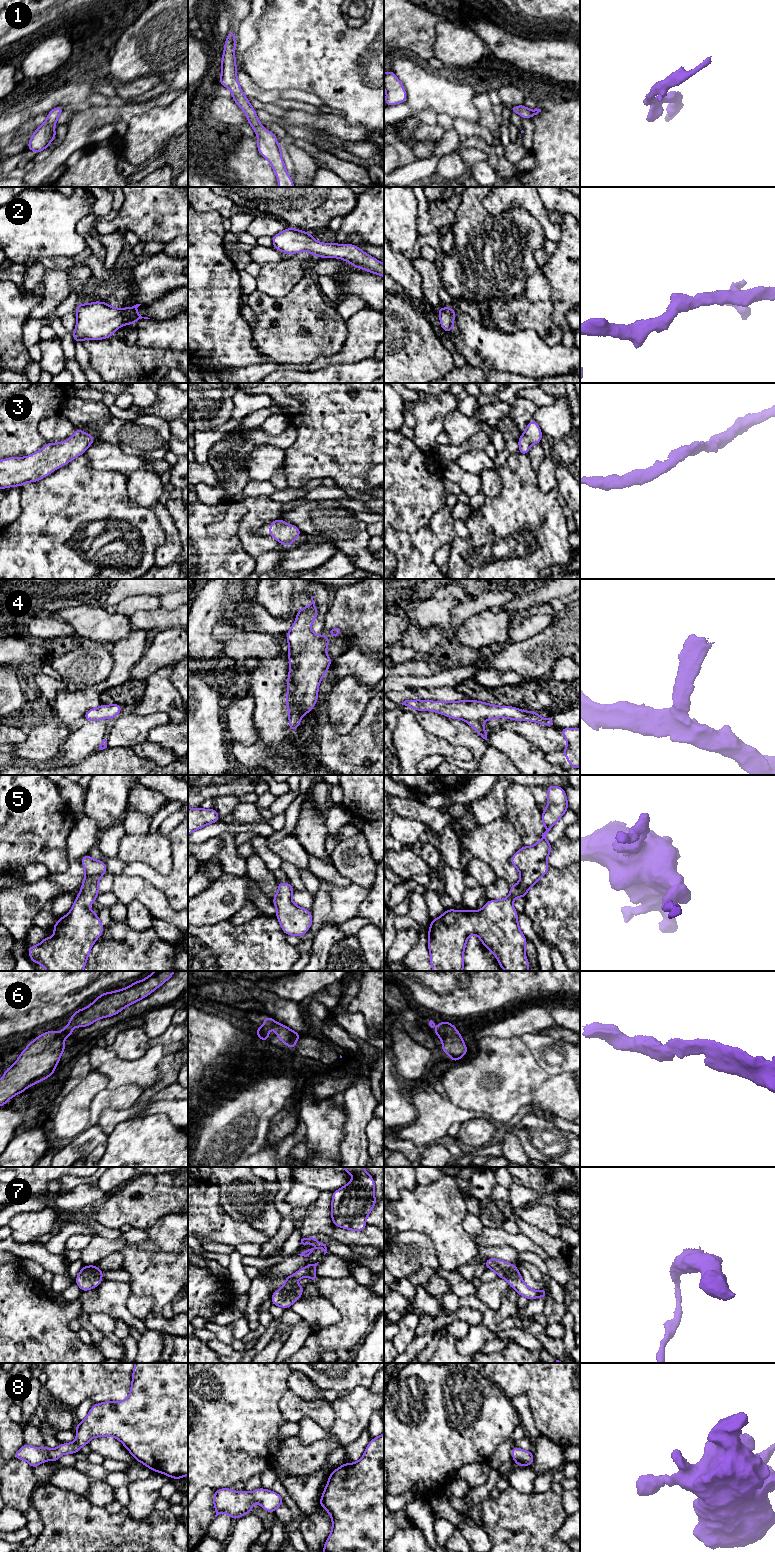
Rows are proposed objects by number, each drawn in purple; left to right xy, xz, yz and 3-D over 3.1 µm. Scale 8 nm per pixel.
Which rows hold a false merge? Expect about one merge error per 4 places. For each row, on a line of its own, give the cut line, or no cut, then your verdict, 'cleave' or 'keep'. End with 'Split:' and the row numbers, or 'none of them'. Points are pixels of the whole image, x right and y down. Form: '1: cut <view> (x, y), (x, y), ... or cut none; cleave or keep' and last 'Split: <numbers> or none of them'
1: cut none; keep
2: cut none; keep
3: cut none; keep
4: cut none; keep
5: cut none; keep
6: cut none; keep
7: cut none; keep
8: cut none; keep
Split: none of them

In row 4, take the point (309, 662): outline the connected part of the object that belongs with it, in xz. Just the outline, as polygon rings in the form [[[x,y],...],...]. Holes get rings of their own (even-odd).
[[[314,596],[311,597],[312,602],[298,610],[296,613],[296,621],[286,633],[286,640],[289,645],[289,651],[287,657],[290,659],[289,662],[289,675],[287,677],[287,686],[289,690],[285,694],[285,700],[288,707],[288,718],[289,718],[289,732],[293,732],[295,729],[300,727],[301,718],[309,713],[315,706],[319,695],[318,687],[324,675],[327,673],[329,665],[332,663],[333,659],[326,654],[326,649],[330,643],[329,639],[321,632],[319,636],[316,636],[311,631],[311,624],[318,616],[318,609],[314,603]]]

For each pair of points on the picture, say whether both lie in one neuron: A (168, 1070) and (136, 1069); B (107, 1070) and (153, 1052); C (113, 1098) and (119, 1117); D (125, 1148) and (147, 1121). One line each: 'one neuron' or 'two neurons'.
A: two neurons
B: one neuron
C: two neurons
D: one neuron

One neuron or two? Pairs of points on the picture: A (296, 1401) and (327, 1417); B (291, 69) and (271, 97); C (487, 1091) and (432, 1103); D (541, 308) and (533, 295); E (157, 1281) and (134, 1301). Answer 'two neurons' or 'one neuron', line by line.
A: one neuron
B: two neurons
C: two neurons
D: two neurons
E: two neurons

